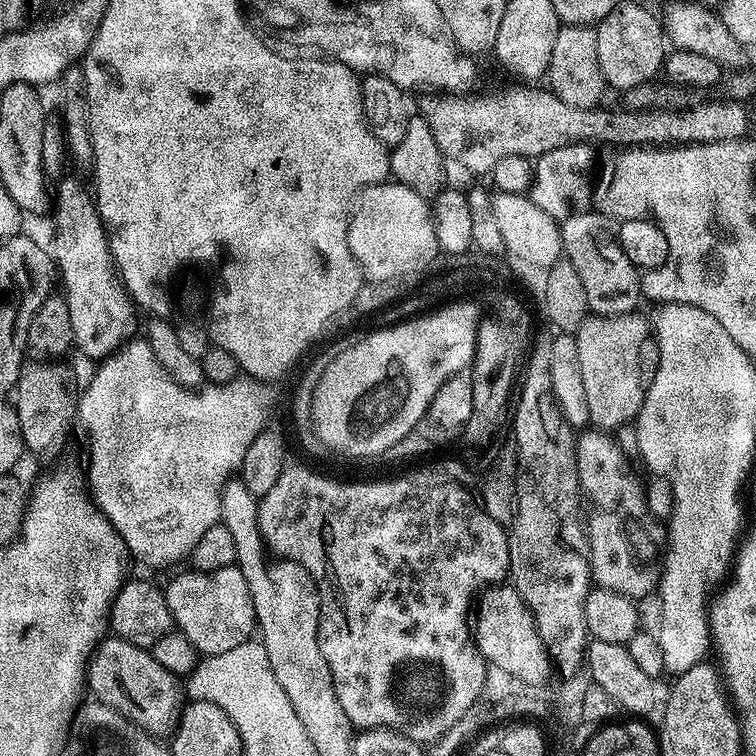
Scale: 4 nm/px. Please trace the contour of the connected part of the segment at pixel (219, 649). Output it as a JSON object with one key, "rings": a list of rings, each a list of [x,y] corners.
{"rings":[[[233,566],[213,572],[187,571],[178,573],[164,588],[173,625],[204,656],[226,654],[226,650],[242,646],[257,627],[254,598],[250,598],[250,586],[246,586],[242,570]]]}

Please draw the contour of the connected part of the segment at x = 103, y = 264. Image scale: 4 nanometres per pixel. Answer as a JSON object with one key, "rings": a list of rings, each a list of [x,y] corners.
{"rings":[[[61,179],[57,183],[61,184],[54,188],[56,233],[50,243],[50,255],[58,269],[59,279],[60,276],[64,279],[62,295],[70,306],[75,347],[80,347],[93,362],[99,362],[137,335],[137,309],[112,261],[108,232],[100,220],[93,193],[89,189],[87,192],[78,181],[68,179]]]}

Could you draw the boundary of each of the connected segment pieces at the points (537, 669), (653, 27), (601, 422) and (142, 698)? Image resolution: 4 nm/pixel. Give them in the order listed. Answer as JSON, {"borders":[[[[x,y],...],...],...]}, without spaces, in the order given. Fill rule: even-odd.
{"borders":[[[[493,586],[479,599],[478,612],[479,608],[480,614],[474,618],[474,639],[485,661],[506,670],[521,685],[547,685],[552,672],[554,676],[554,664],[536,629],[536,619],[518,590],[511,586]]],[[[622,2],[606,18],[595,25],[598,34],[598,66],[609,89],[637,88],[661,75],[666,59],[666,39],[663,23],[648,8],[640,4]]],[[[635,311],[621,316],[589,315],[581,322],[574,335],[578,346],[578,367],[582,370],[582,383],[586,389],[586,406],[588,407],[589,421],[597,429],[613,430],[620,428],[624,423],[635,421],[640,413],[642,402],[650,390],[650,382],[658,366],[658,346],[654,335],[653,325],[644,316],[636,316]]],[[[112,634],[101,640],[100,645],[92,653],[86,665],[86,688],[92,692],[99,703],[110,706],[118,714],[122,714],[126,719],[136,724],[144,732],[149,732],[151,736],[157,738],[171,737],[176,731],[180,721],[180,713],[186,703],[185,693],[182,691],[181,681],[166,666],[161,666],[152,657],[151,651],[147,648],[139,648],[130,642],[120,639],[119,636]]]]}

